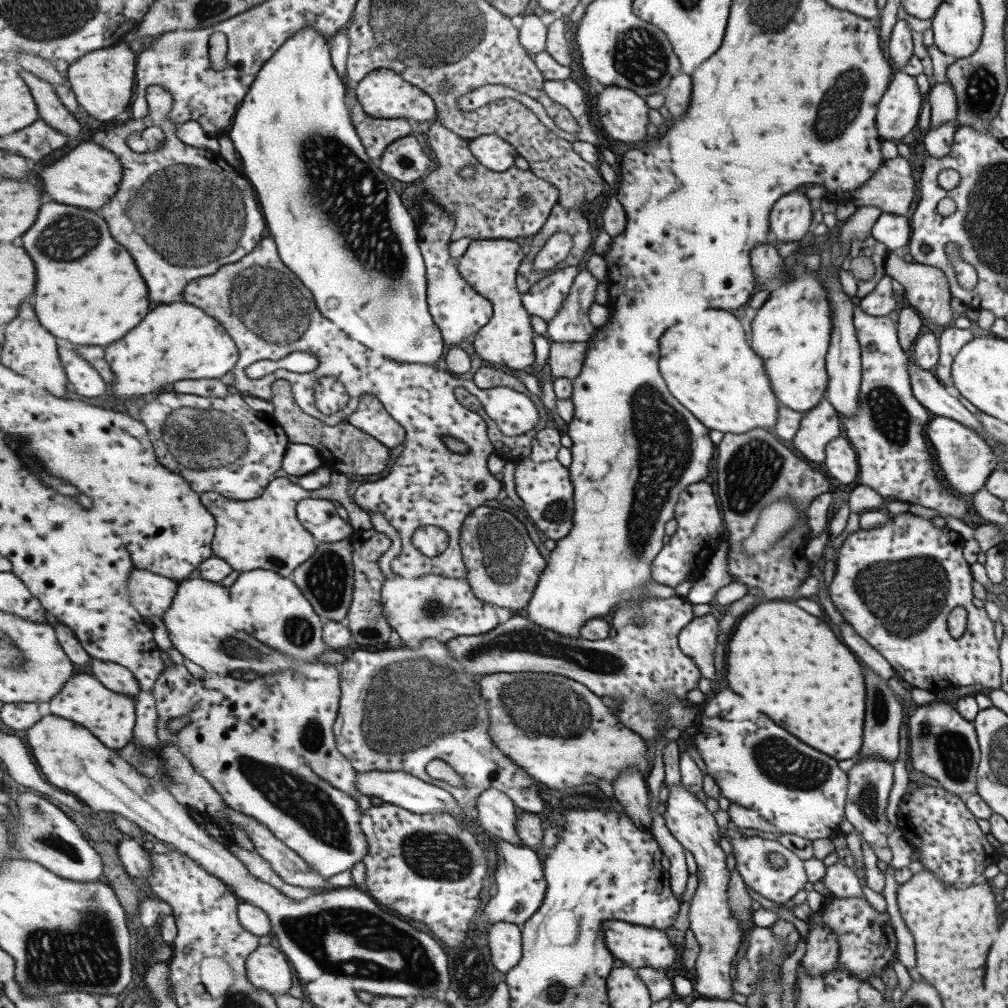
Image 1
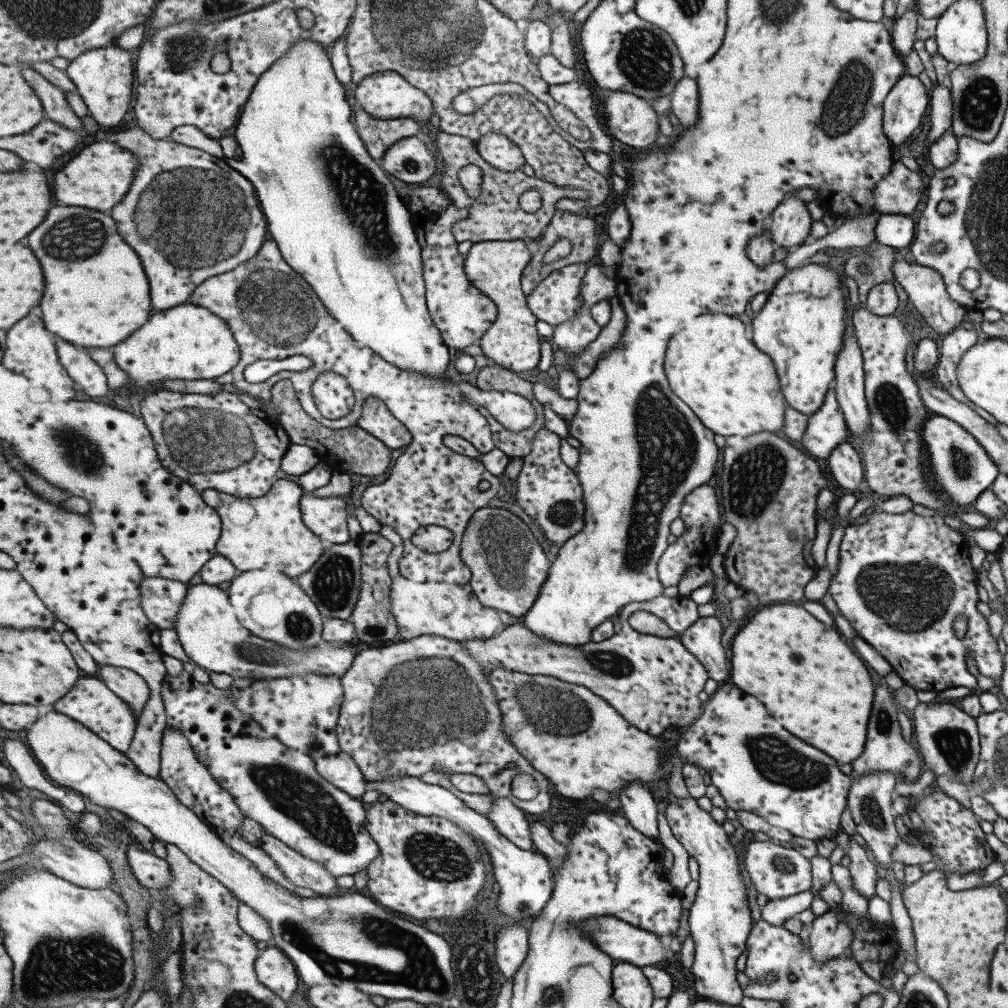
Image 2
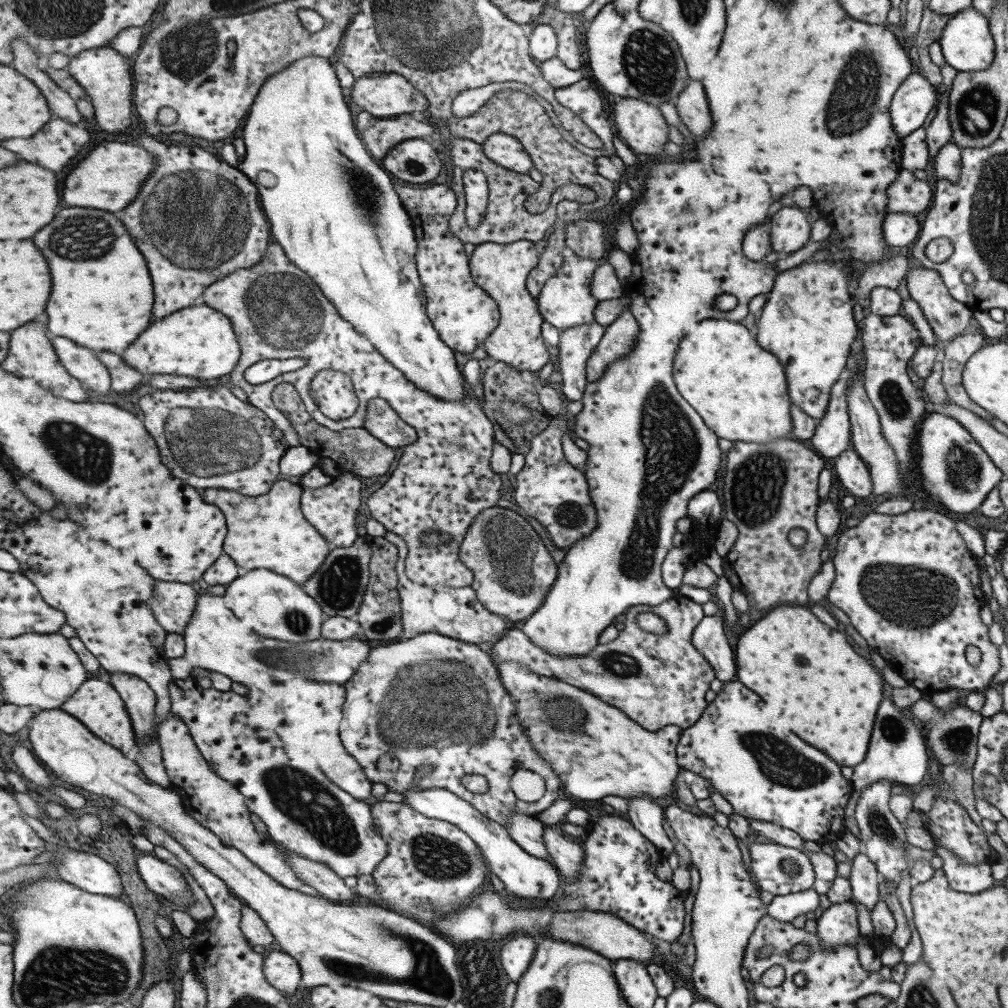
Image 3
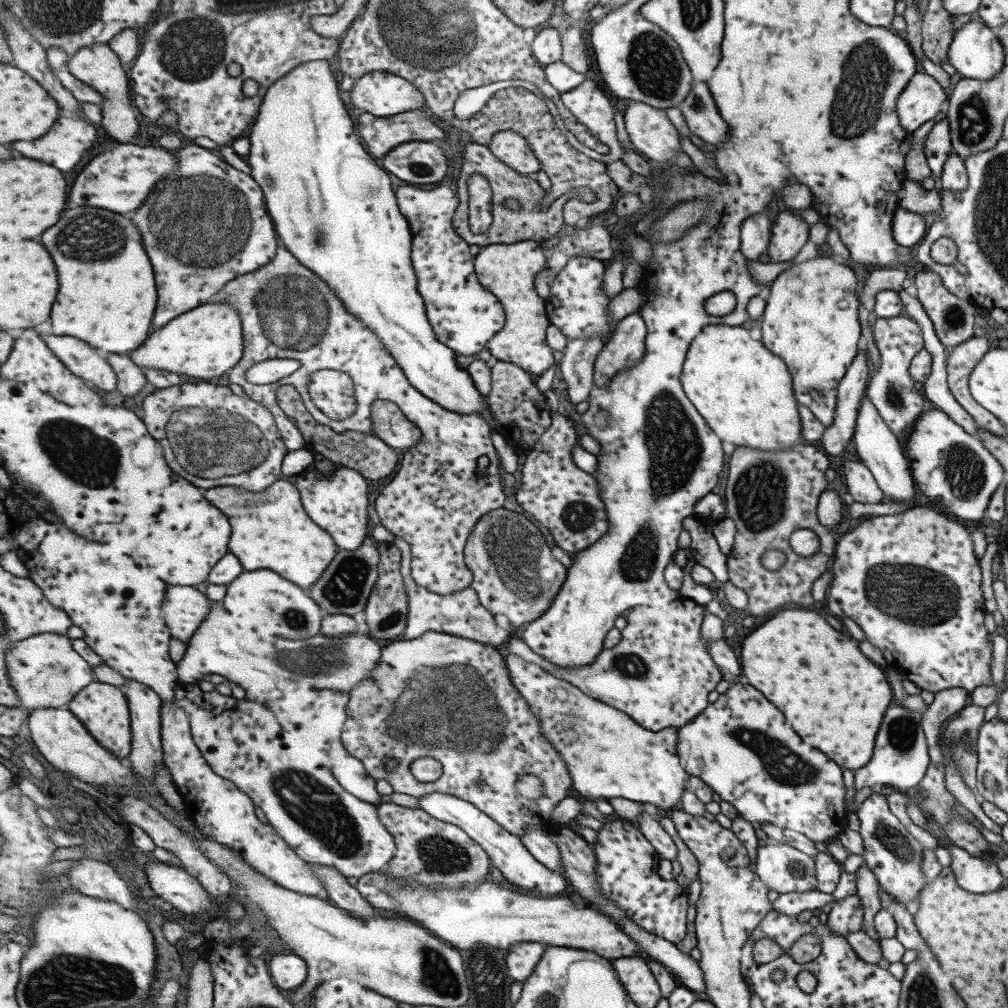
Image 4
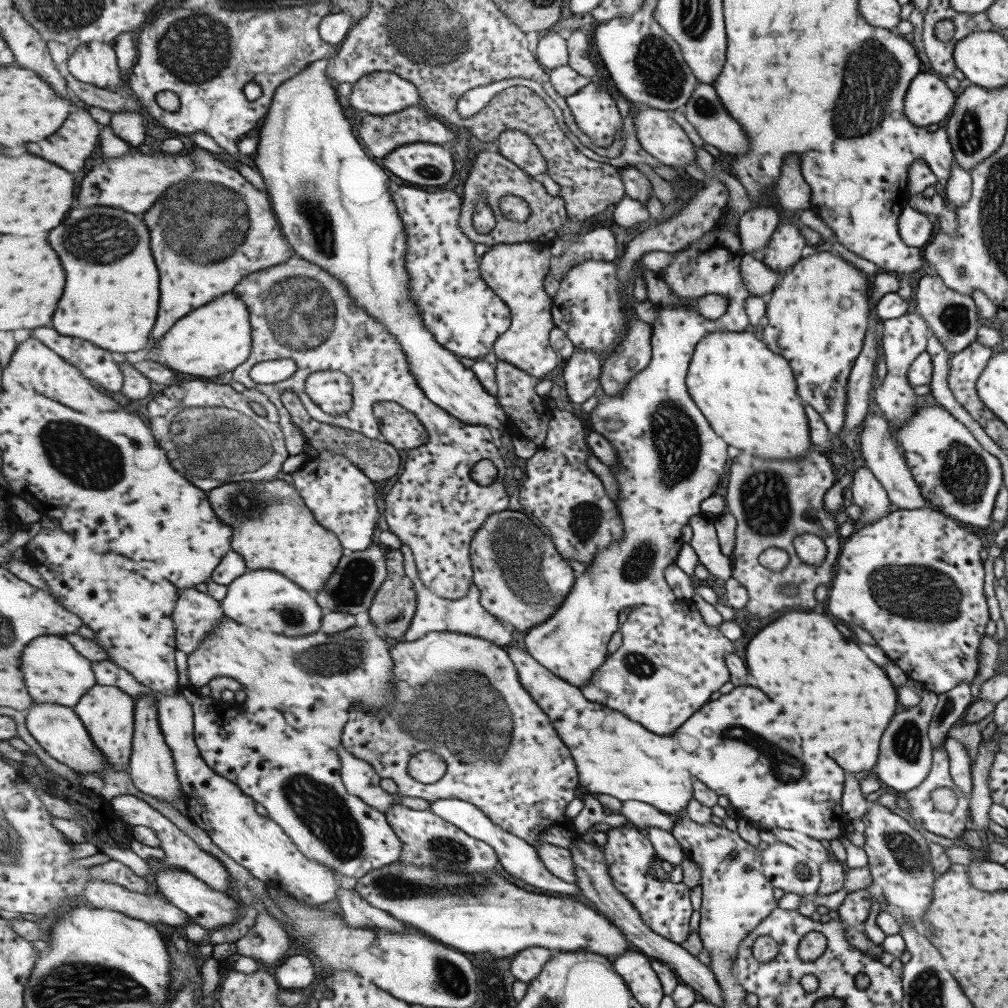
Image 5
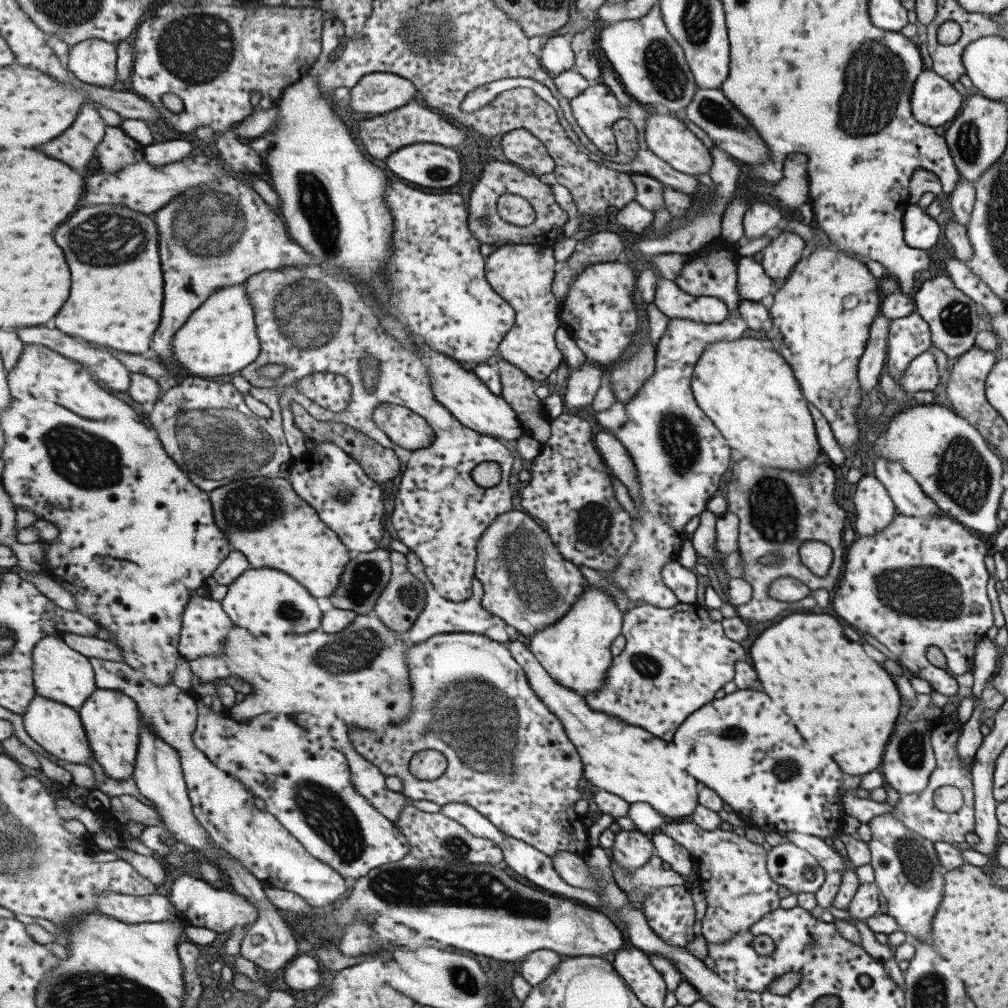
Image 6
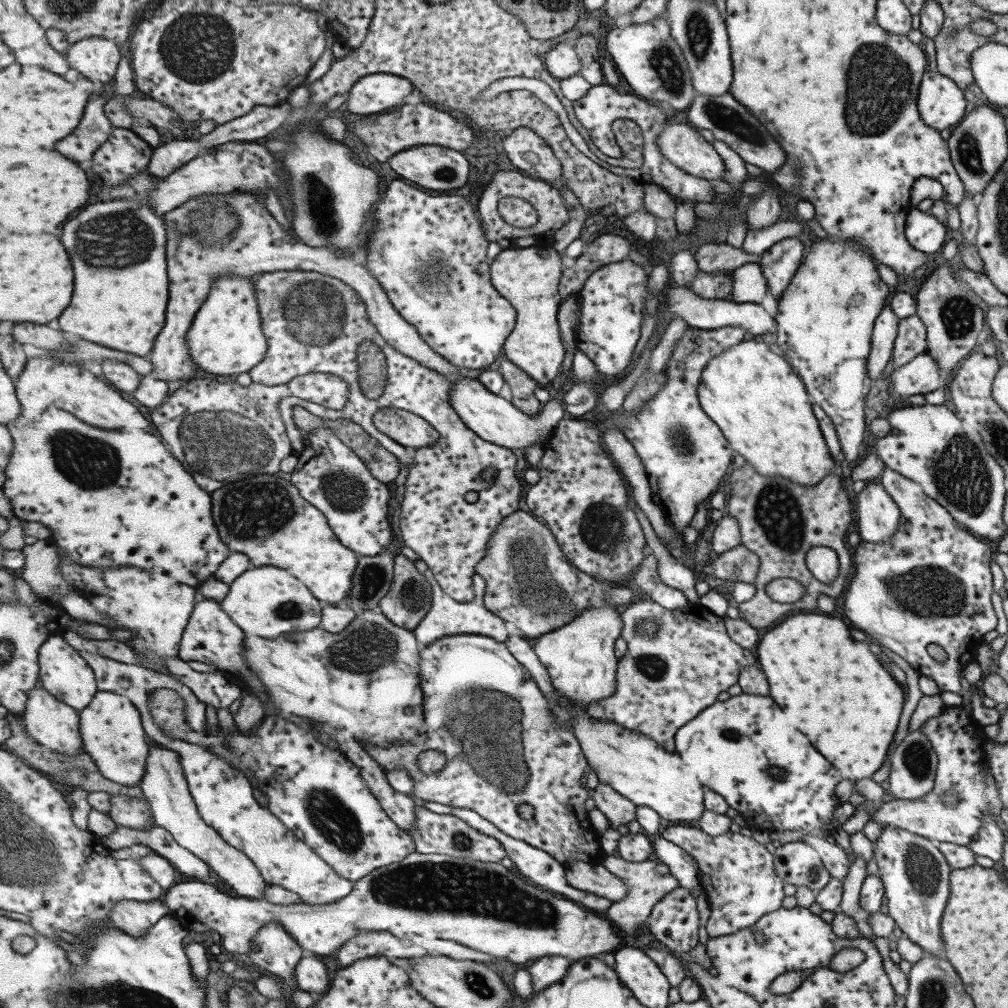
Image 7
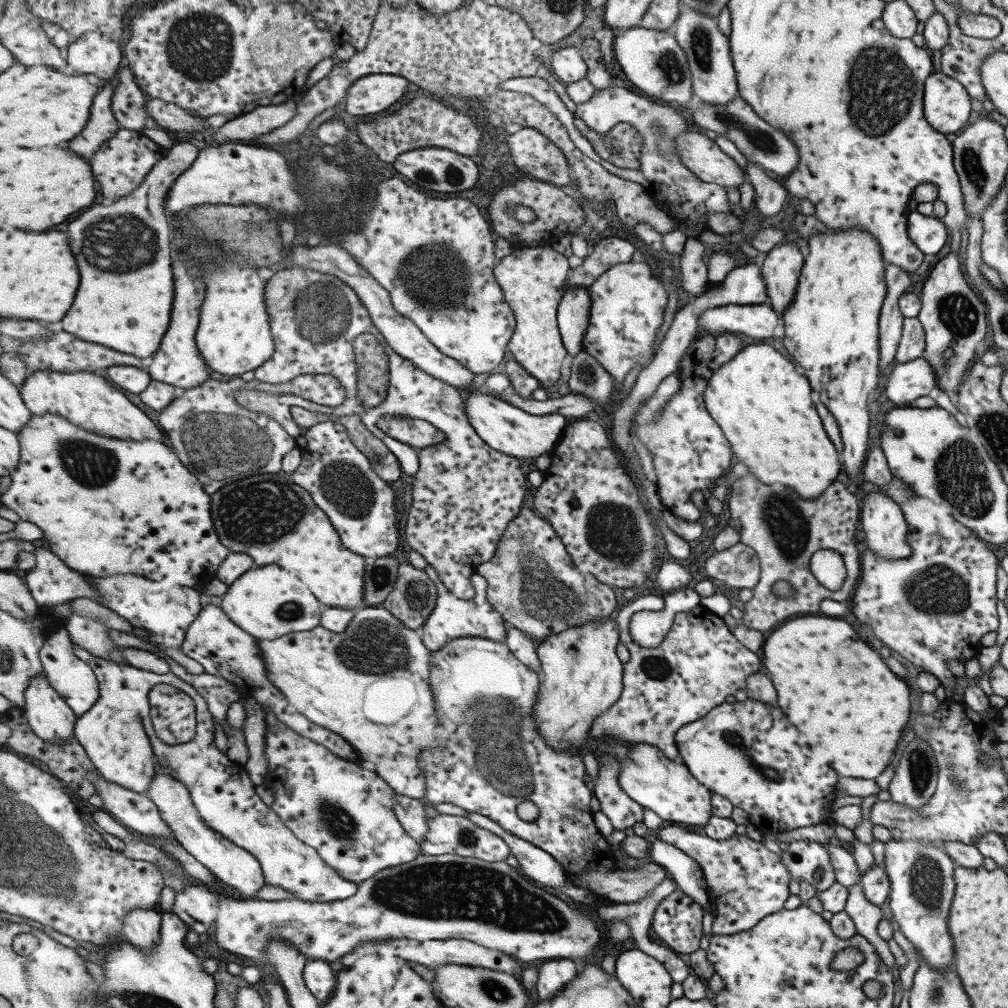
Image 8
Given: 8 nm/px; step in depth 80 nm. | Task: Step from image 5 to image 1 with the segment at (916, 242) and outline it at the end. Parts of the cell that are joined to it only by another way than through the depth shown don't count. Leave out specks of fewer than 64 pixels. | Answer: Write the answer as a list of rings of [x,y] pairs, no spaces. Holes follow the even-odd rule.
[[[880,213],[870,235],[890,251],[898,252],[901,246],[908,243],[910,229],[906,218],[891,213]]]

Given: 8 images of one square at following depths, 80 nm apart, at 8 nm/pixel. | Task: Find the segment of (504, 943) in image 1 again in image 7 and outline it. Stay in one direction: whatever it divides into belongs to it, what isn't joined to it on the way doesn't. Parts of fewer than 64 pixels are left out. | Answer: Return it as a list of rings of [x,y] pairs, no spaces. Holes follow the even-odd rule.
[[[553,955],[532,961],[527,970],[533,977],[534,989],[538,993],[557,982],[563,982],[563,978],[569,976],[572,965],[571,959]]]

